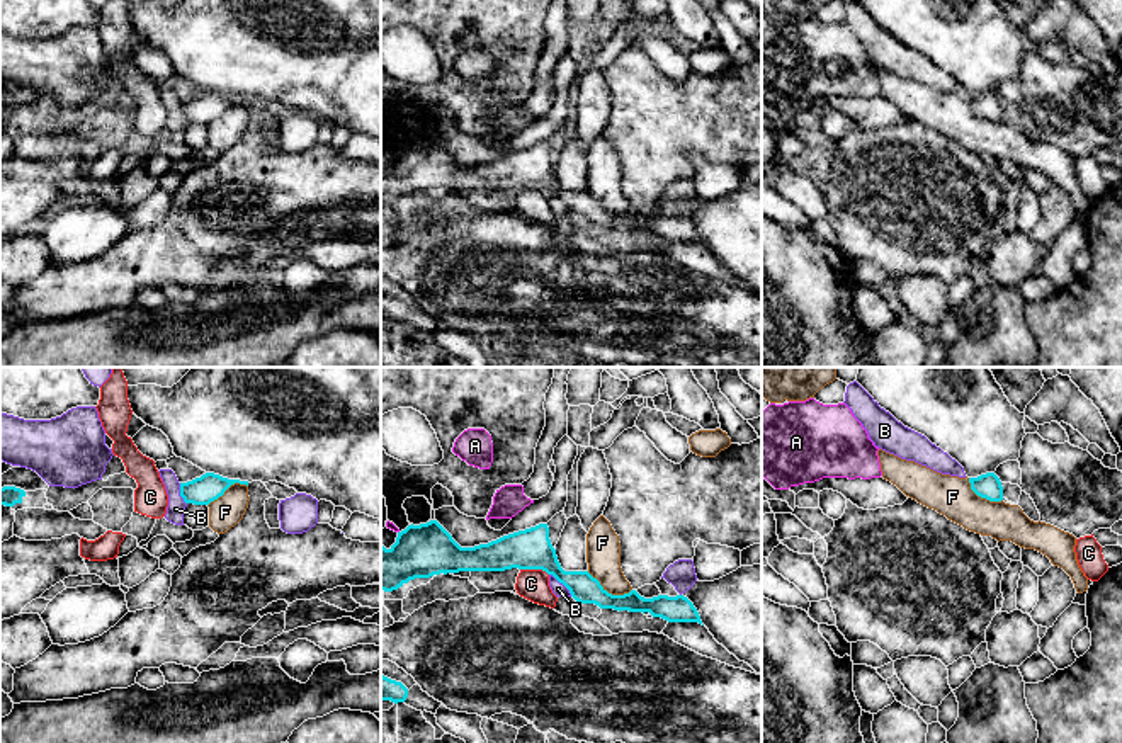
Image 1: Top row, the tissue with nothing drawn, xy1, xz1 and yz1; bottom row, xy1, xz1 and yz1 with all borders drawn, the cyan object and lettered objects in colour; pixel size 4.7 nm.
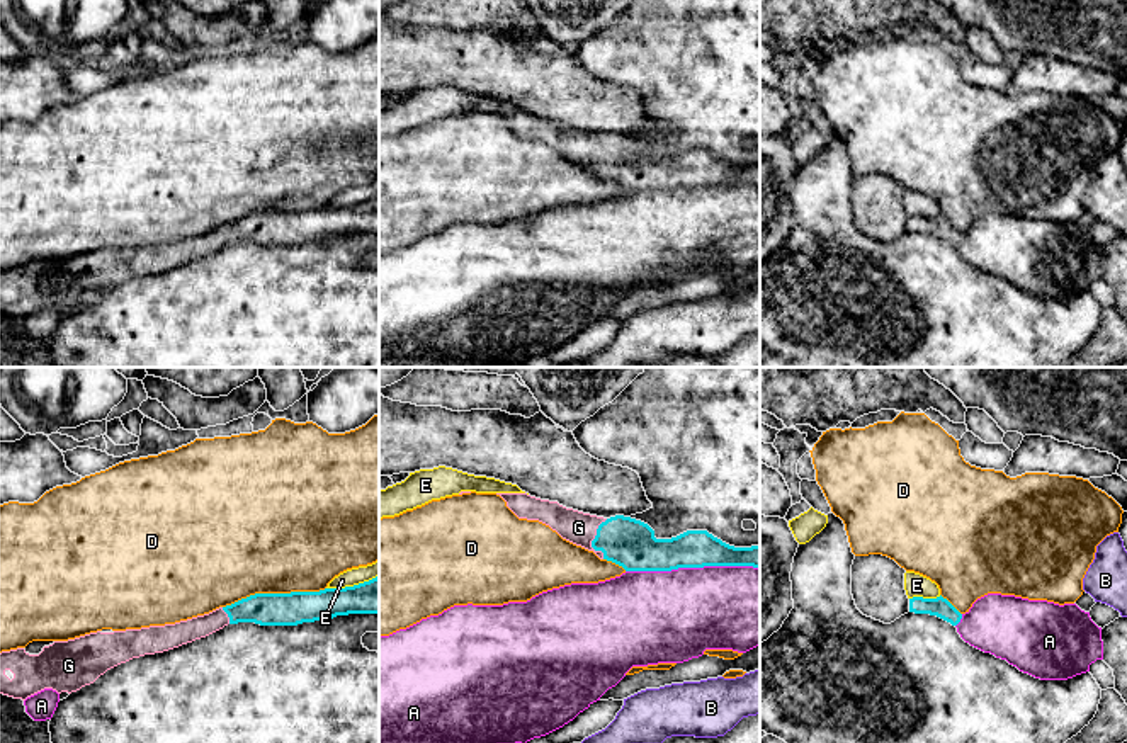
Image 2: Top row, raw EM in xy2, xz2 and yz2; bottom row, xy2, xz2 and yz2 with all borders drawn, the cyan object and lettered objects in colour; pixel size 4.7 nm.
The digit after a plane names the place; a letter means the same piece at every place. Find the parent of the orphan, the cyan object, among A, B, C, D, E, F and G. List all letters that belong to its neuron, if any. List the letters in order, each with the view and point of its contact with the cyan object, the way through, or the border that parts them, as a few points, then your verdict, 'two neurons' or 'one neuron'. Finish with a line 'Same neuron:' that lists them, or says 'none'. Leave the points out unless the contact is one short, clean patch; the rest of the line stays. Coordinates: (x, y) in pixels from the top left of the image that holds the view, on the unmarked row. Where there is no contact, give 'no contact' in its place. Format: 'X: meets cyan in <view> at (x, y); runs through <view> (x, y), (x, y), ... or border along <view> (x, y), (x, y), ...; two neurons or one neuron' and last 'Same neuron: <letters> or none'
A: meets cyan in xz2 at (692, 186); two neurons
B: meets cyan in xz1 at (561, 201); two neurons
C: meets cyan in xz1 at (534, 187); two neurons
D: meets cyan in xy2 at (274, 213); two neurons
E: meets cyan in xy2 at (354, 204); two neurons
F: meets cyan in xz1 at (607, 211); border along xz1 (587, 191), (612, 213), (628, 213), (631, 209); two neurons
G: meets cyan in xz2 at (594, 158); runs through xz2 (629, 162), (621, 158), (594, 158), (578, 147); one neuron
Same neuron: G

